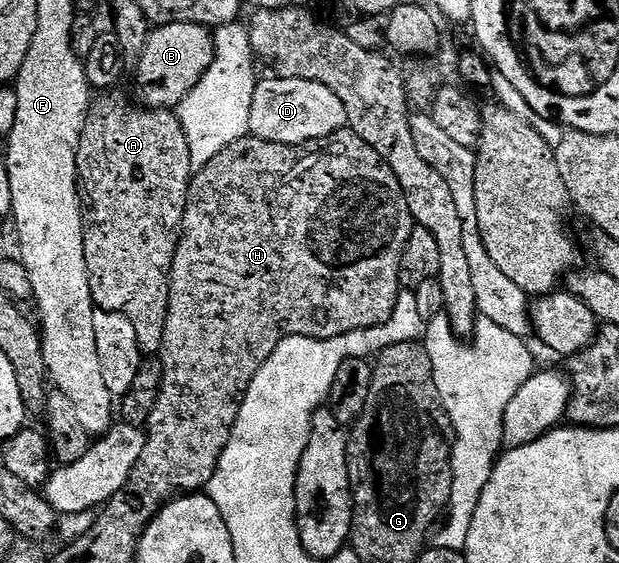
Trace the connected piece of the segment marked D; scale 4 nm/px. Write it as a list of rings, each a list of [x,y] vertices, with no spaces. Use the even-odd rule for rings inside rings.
[[[270,78],[256,82],[253,109],[249,109],[250,134],[277,145],[301,145],[324,139],[347,127],[345,105],[341,105],[333,89],[317,81]]]

